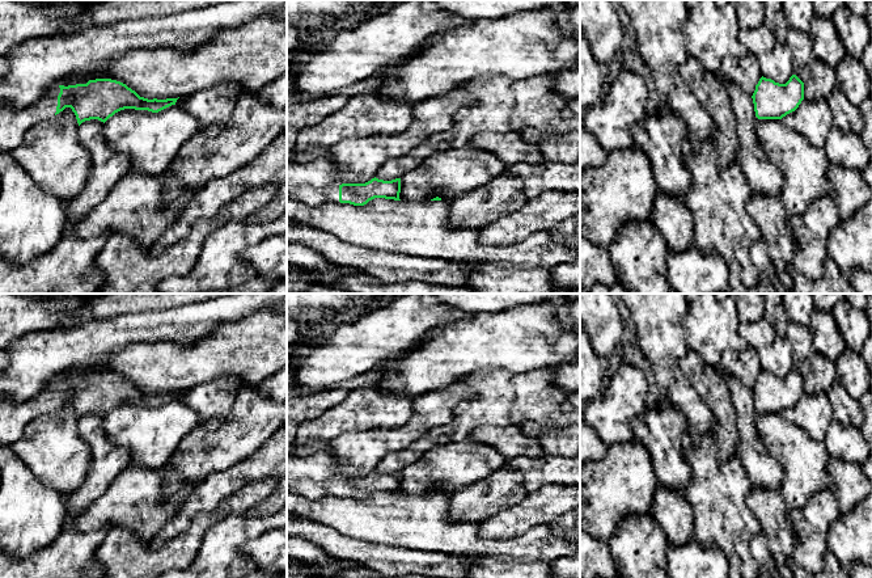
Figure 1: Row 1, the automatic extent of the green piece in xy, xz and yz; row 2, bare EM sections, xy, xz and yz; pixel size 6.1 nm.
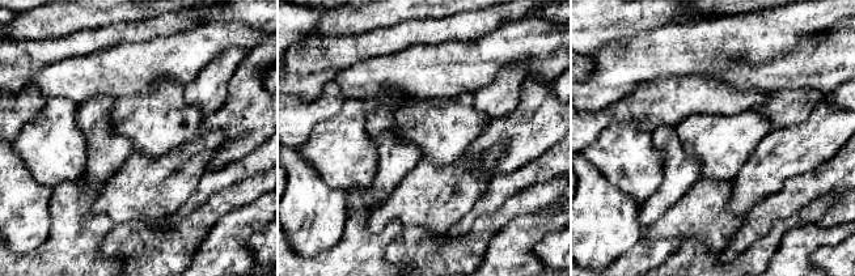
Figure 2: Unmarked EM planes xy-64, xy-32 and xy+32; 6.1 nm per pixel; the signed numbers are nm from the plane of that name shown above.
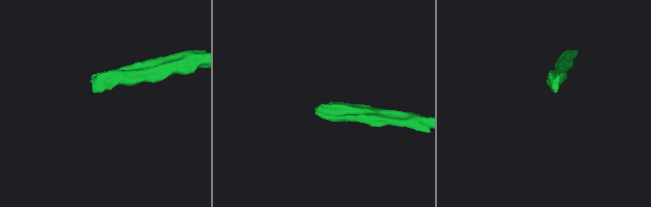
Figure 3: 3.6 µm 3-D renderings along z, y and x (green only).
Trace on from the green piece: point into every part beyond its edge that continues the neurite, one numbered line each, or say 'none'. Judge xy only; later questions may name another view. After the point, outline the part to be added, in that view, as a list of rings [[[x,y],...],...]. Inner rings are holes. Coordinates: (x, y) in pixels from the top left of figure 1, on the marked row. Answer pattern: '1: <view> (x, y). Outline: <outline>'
1: xy (13, 122). Outline: [[[59,85],[48,89],[35,104],[14,109],[0,101],[0,152],[10,152],[22,143],[27,130],[51,119],[56,113]]]

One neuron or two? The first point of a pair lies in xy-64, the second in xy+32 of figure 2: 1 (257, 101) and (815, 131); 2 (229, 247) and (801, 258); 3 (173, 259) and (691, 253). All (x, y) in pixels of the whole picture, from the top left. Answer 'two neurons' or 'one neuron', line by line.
1: one neuron
2: one neuron
3: one neuron

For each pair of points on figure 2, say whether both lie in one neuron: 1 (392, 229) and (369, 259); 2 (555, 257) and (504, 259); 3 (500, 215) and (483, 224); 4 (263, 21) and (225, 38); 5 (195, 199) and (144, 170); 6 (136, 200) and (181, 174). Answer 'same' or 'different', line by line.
1: same
2: different
3: same
4: different
5: different
6: same

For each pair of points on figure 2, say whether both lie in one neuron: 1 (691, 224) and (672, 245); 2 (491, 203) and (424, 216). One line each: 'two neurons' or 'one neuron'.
1: two neurons
2: two neurons

